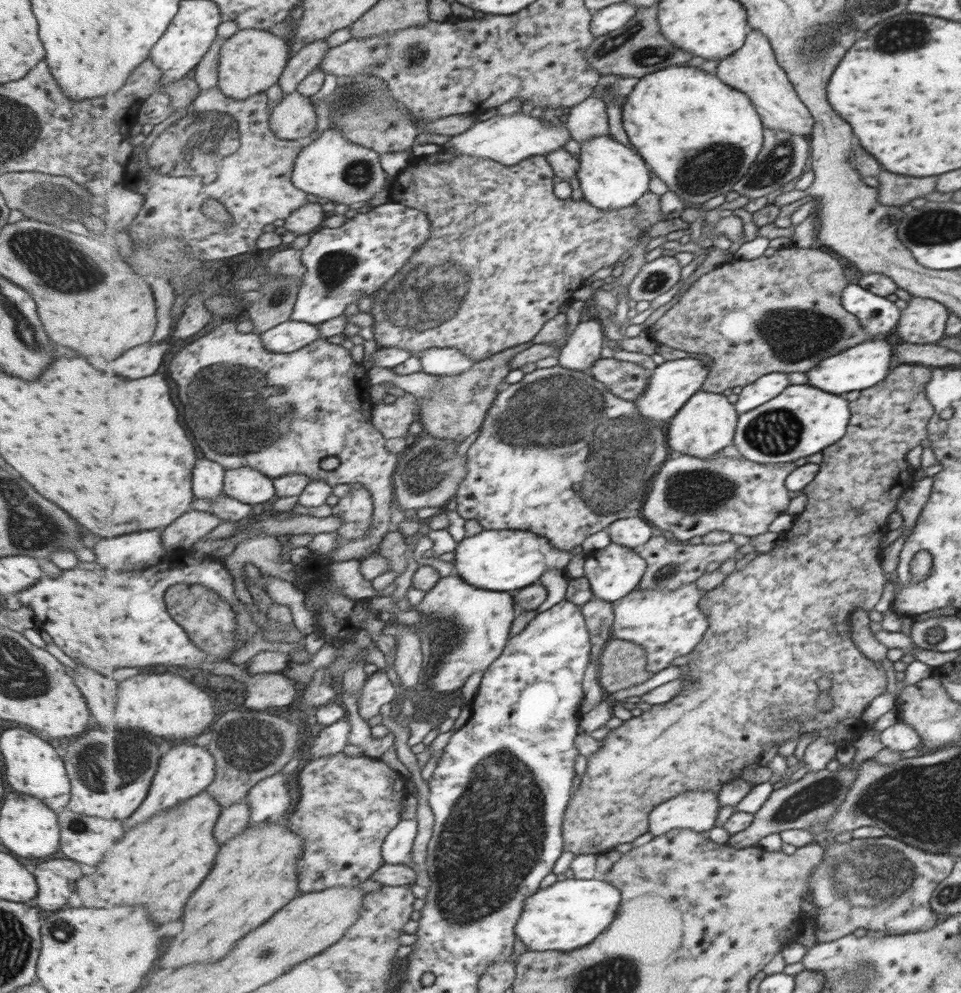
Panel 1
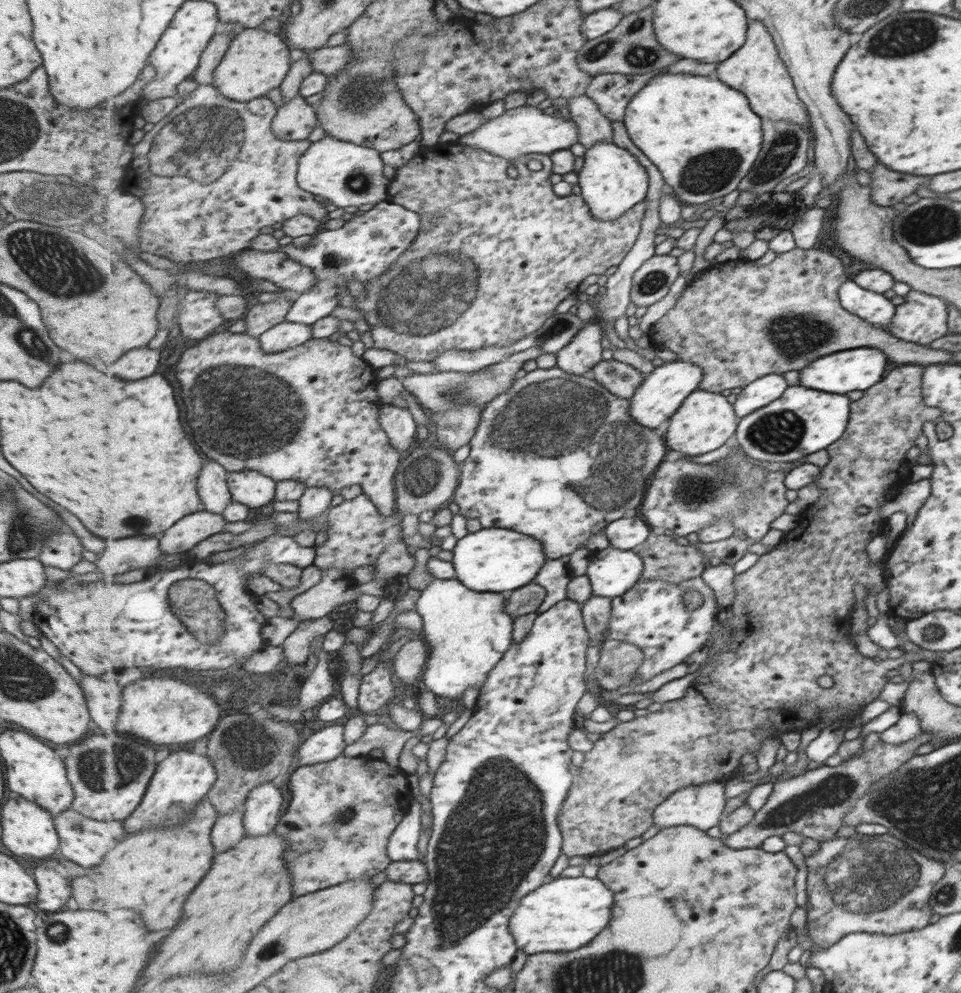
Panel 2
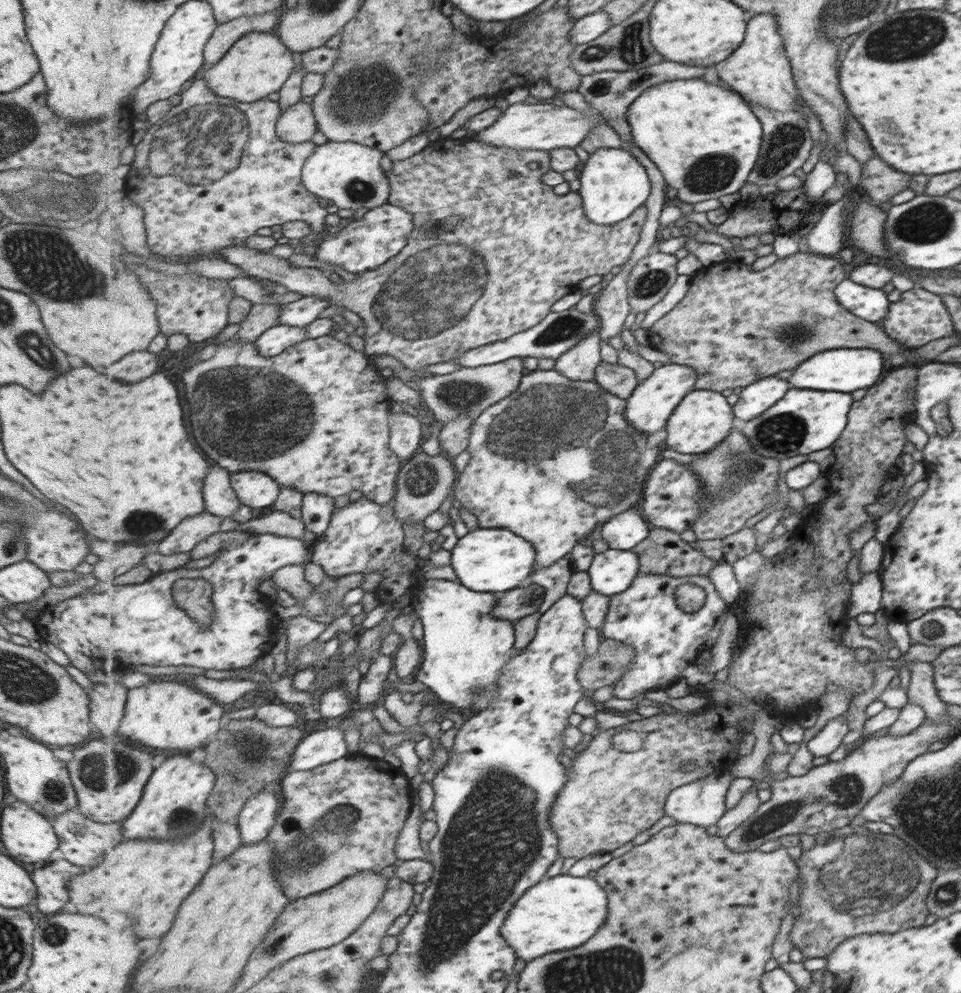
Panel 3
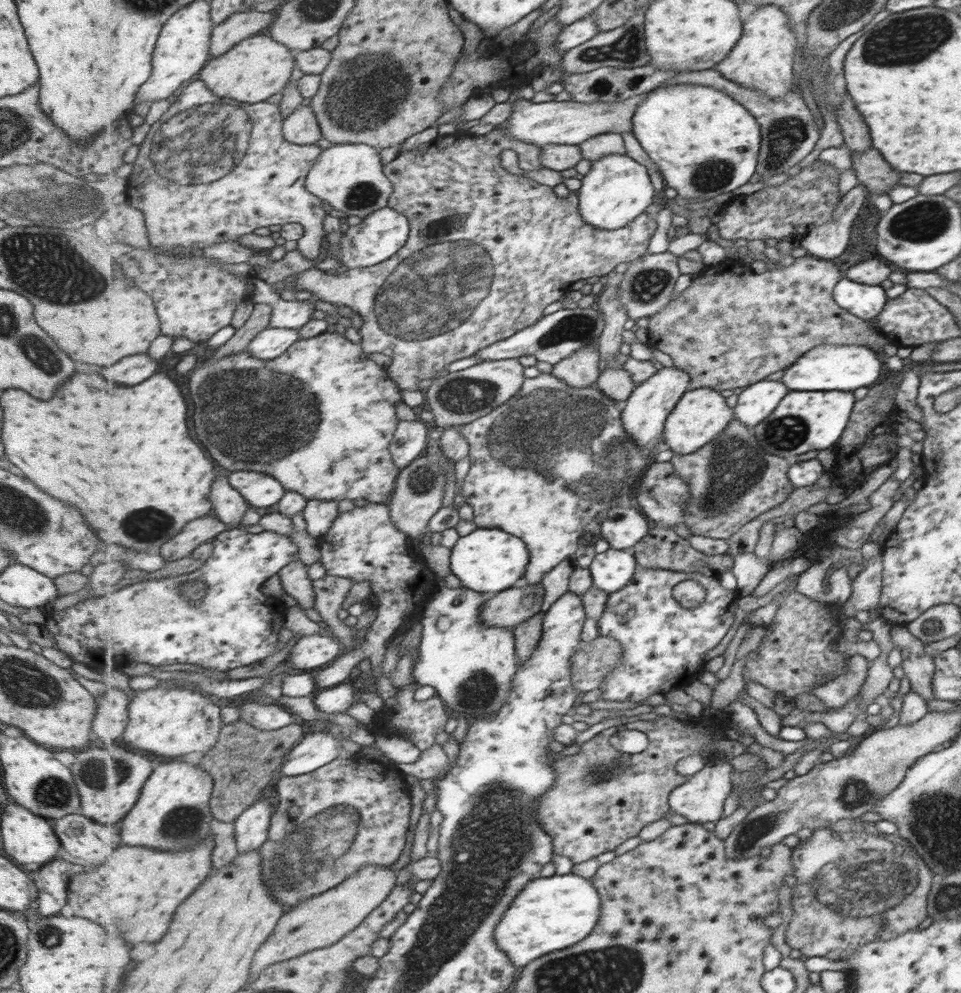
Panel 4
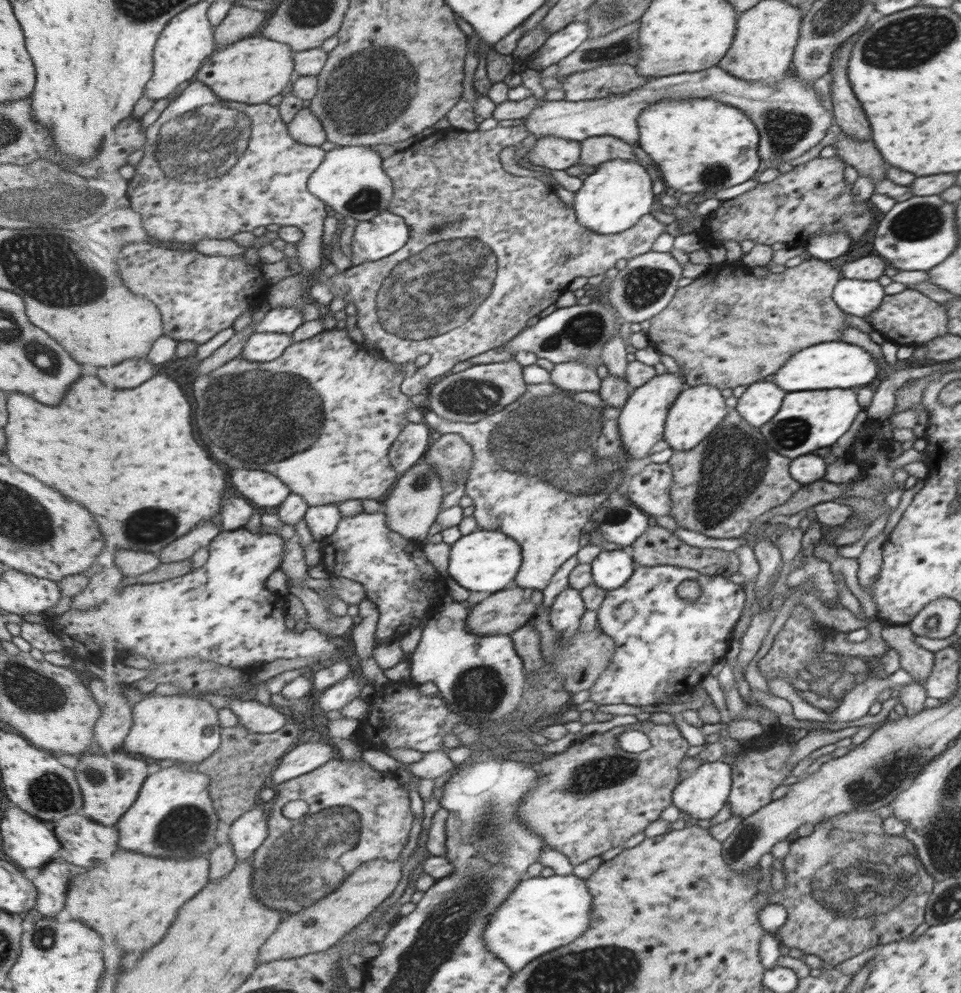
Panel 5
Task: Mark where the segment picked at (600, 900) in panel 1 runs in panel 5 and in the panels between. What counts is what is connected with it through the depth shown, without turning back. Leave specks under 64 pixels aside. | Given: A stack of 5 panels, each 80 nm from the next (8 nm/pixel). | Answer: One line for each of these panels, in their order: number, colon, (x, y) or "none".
2: (565, 914)
3: (563, 912)
4: (553, 913)
5: (545, 914)

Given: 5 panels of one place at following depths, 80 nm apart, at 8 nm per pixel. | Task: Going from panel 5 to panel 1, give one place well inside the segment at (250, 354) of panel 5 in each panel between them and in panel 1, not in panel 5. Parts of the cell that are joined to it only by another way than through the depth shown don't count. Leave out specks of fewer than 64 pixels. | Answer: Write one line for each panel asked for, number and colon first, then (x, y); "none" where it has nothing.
1: (290, 336)
2: (287, 335)
3: (278, 339)
4: (272, 342)

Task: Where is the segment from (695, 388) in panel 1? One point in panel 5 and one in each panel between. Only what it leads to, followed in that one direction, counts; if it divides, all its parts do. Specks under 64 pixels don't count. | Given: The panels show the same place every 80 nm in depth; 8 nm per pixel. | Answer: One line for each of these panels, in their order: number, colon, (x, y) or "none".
2: (664, 391)
3: (652, 404)
4: (647, 410)
5: (643, 420)

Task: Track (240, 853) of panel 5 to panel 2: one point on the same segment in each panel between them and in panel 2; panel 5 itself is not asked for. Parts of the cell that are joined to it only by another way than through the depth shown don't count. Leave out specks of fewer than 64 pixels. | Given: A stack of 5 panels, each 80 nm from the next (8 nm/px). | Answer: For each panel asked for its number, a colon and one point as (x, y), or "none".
2: (263, 806)
3: (258, 816)
4: (252, 826)

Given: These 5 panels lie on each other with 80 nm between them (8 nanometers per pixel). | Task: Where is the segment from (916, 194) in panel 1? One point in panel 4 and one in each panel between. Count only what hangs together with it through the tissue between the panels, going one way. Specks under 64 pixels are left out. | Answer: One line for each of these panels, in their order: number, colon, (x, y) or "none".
2: (887, 188)
3: (880, 182)
4: (876, 176)

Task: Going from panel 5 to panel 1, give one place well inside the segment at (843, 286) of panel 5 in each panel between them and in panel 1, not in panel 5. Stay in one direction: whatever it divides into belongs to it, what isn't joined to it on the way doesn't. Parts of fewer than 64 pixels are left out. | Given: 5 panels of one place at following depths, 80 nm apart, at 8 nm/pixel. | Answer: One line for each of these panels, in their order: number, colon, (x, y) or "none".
1: (877, 315)
2: (873, 307)
3: (871, 304)
4: (865, 301)

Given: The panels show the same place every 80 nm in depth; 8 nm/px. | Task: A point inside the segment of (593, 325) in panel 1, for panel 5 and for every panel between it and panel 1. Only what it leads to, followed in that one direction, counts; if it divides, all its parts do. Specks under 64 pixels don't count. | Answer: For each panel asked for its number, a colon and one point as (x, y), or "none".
2: (580, 357)
3: (580, 363)
4: (581, 369)
5: (576, 376)

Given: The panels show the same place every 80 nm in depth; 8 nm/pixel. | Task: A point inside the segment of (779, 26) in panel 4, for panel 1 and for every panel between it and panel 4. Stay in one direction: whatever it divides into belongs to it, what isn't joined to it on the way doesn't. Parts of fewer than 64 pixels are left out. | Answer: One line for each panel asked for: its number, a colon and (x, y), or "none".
1: (754, 69)
2: (756, 69)
3: (758, 69)

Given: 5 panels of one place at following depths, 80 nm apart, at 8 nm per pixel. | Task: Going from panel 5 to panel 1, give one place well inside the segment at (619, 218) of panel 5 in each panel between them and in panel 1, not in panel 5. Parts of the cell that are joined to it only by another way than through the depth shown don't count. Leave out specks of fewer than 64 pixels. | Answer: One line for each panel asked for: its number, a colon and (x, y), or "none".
1: (613, 175)
2: (612, 180)
3: (614, 184)
4: (617, 189)

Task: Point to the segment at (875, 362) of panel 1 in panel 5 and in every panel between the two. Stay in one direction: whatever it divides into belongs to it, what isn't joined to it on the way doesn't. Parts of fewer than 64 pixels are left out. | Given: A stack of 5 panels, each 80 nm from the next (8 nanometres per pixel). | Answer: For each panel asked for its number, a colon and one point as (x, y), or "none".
2: (857, 369)
3: (845, 370)
4: (845, 368)
5: (835, 364)

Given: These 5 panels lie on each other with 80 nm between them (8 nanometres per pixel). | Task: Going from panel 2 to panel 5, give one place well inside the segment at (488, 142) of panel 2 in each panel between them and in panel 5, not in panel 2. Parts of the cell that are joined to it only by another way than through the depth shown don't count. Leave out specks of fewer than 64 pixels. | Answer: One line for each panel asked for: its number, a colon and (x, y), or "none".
3: (543, 126)
4: (568, 122)
5: (790, 120)

